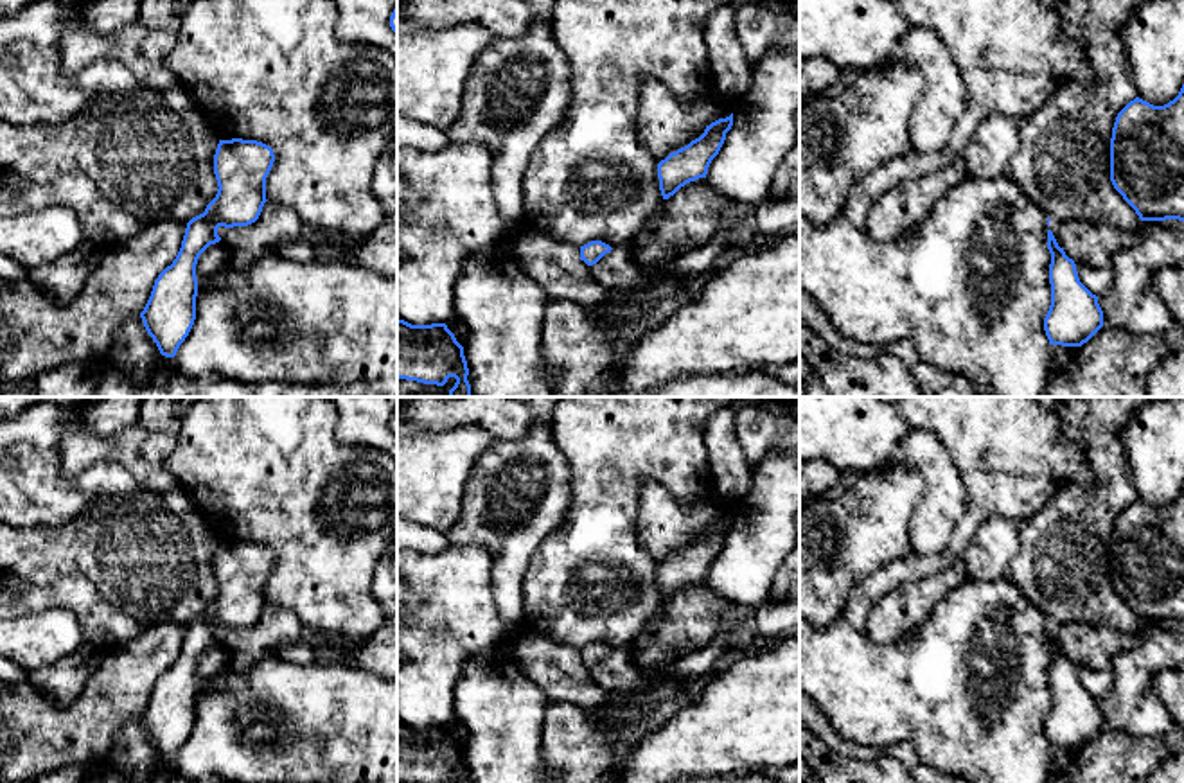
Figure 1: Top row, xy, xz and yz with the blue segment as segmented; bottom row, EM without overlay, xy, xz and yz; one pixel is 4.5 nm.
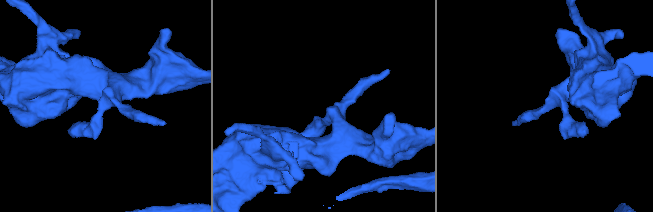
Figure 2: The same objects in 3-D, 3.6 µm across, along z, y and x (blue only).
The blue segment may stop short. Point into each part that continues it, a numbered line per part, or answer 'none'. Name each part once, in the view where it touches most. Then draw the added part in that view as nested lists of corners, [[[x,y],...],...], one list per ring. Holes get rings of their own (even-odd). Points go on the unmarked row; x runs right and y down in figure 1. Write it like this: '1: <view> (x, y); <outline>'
none

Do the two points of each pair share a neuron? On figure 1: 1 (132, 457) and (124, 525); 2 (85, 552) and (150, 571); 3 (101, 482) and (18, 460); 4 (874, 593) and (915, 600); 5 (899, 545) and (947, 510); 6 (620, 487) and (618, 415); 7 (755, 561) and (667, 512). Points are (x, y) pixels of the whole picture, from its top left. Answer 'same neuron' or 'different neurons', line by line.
1: different neurons
2: same neuron
3: same neuron
4: different neurons
5: different neurons
6: same neuron
7: different neurons

